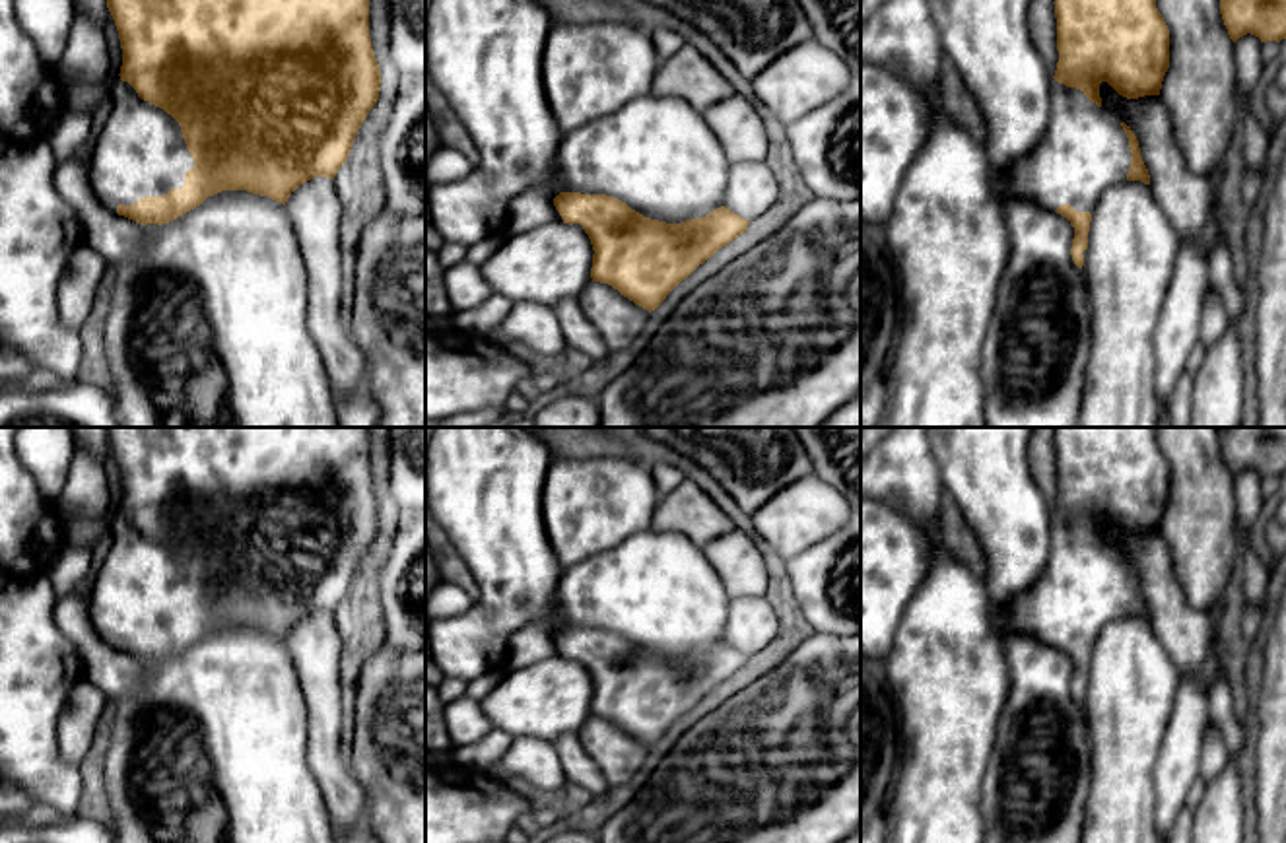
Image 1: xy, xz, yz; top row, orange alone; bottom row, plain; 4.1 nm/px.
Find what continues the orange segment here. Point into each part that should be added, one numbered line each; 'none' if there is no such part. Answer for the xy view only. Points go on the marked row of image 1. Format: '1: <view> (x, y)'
1: xy (140, 152)

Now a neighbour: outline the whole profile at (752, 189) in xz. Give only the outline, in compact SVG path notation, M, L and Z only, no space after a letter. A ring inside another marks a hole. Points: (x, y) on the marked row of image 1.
M767 161L728 163L723 206L752 221L765 214L779 196L779 185Z

